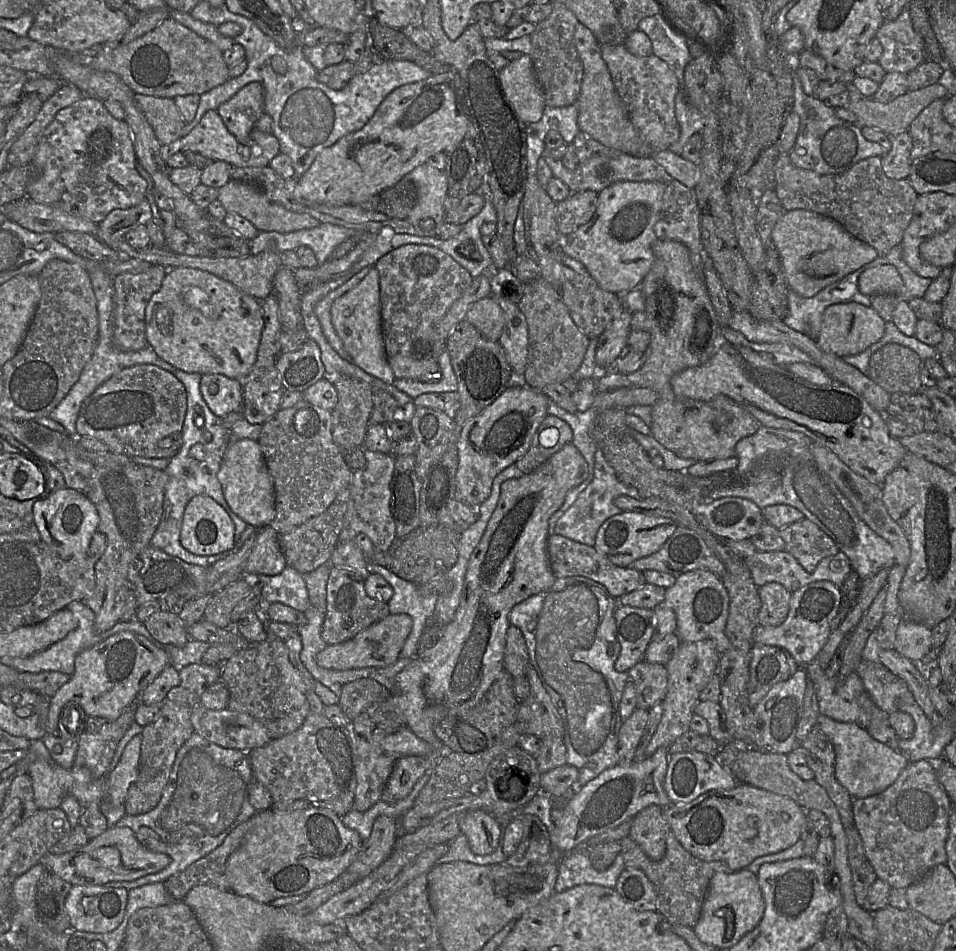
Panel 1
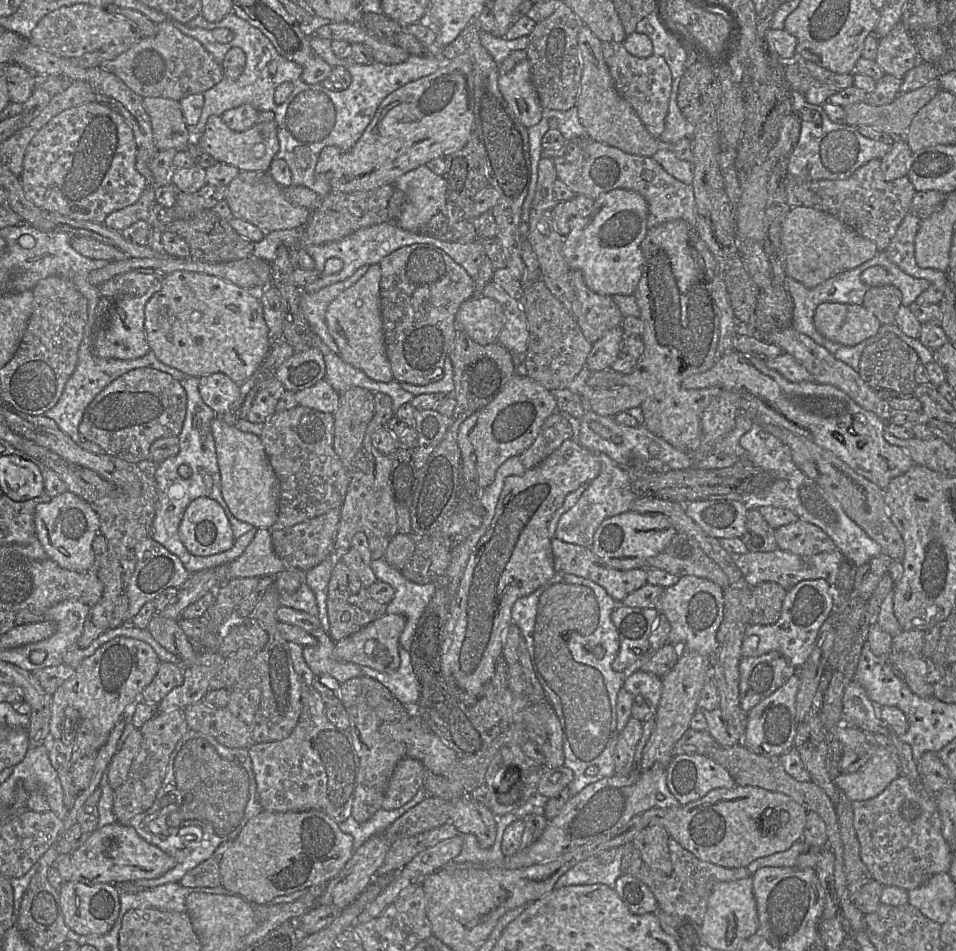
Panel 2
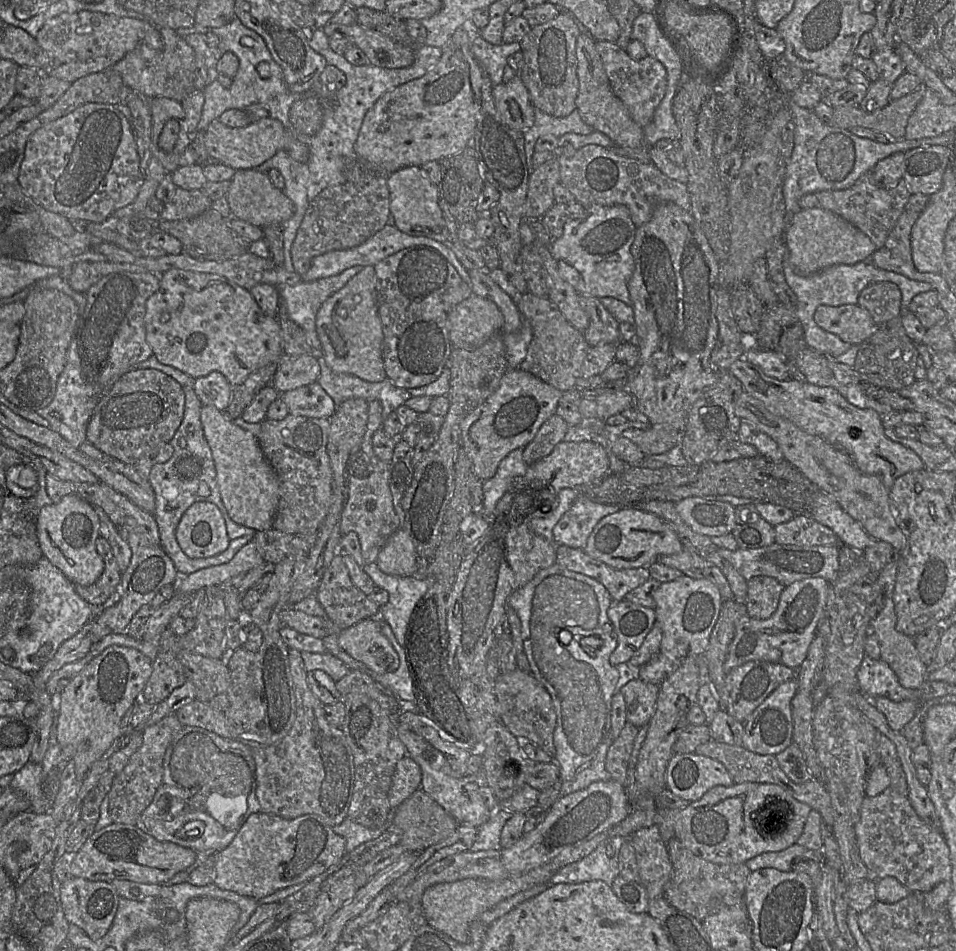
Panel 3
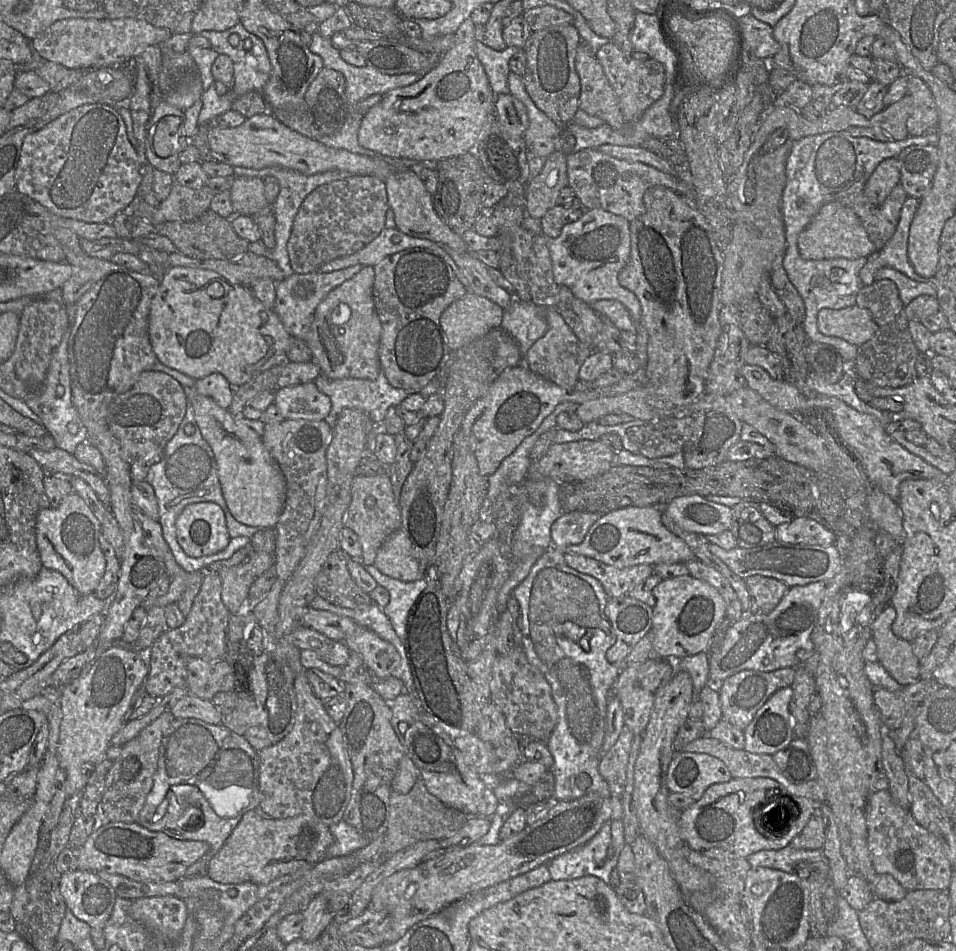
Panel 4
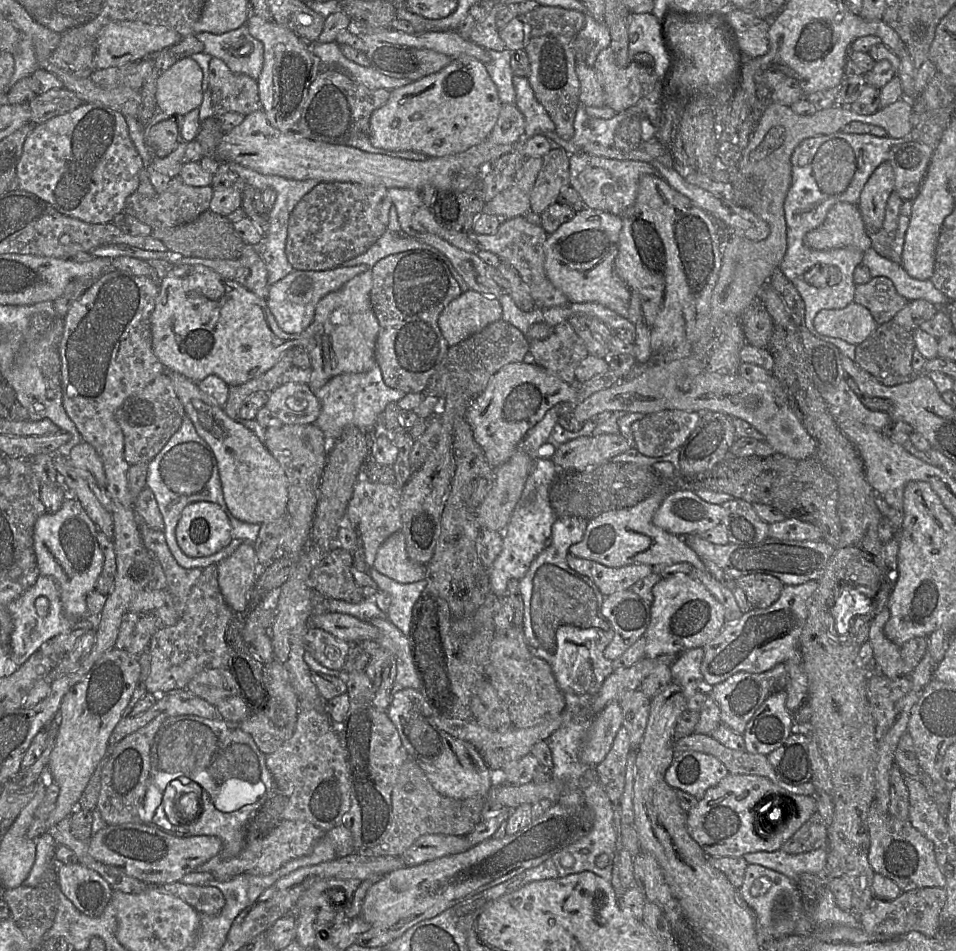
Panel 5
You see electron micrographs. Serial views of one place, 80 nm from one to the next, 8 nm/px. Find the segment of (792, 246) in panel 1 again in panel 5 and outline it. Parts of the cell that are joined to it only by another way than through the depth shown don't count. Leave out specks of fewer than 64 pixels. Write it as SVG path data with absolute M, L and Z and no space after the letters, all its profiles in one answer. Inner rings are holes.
M847 202L835 204L823 224L804 236L803 243L820 251L850 247L864 253L872 248L858 206Z

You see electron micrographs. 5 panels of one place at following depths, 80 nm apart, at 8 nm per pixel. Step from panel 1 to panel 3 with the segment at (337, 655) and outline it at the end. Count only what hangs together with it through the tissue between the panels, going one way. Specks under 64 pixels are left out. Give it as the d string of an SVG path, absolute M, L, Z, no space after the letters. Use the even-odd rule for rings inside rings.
M380 617L367 618L339 631L338 644L353 659L377 674L385 674L399 667L399 657L381 632L380 623Z

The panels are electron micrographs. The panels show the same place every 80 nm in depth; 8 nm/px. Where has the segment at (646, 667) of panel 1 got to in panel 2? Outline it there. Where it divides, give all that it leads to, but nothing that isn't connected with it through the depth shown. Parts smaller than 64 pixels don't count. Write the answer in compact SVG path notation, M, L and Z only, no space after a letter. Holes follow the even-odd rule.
M637 670L629 672L622 686L632 696L631 717L642 722L655 716L662 695L662 678Z

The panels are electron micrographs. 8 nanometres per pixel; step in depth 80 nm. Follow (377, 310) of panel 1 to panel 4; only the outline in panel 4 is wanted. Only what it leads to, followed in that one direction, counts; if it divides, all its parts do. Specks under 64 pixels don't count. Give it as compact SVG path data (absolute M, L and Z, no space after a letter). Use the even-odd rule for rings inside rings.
M364 266L352 278L332 290L316 308L314 320L305 343L312 353L312 360L320 368L320 374L329 379L356 378L375 380L382 370L378 354L382 326L375 307L374 279L374 267Z

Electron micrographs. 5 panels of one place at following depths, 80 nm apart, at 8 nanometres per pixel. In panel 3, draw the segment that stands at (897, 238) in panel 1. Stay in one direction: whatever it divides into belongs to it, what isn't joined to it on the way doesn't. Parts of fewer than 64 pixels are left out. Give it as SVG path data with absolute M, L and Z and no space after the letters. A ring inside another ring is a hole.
M869 172L847 189L806 194L799 200L799 206L801 209L821 208L839 215L866 234L877 249L880 249L895 228L911 195L904 178L898 181L894 187L884 189L873 183L872 173Z

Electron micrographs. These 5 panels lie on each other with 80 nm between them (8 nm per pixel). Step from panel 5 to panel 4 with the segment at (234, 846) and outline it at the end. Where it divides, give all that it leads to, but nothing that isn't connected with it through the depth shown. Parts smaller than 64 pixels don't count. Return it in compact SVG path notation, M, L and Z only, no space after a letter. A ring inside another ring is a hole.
M191 791L195 798L195 807L202 811L203 822L194 823L182 828L182 835L186 840L204 841L209 845L204 854L204 863L195 862L188 867L187 878L198 876L200 870L208 866L211 858L222 848L232 831L236 828L245 813L252 811L251 806L244 808L233 818L219 817L201 791Z

